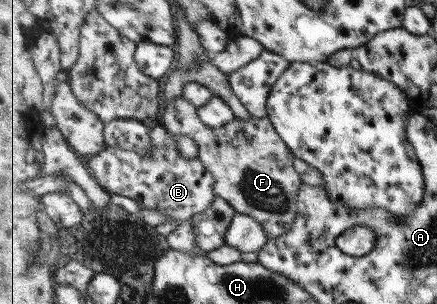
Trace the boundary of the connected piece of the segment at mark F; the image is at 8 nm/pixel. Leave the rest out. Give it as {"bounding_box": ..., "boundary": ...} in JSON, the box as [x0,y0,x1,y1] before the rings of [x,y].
{"bounding_box":[162,97,302,238],"boundary":[[[183,97],[172,101],[162,101],[164,112],[162,114],[163,125],[174,135],[187,135],[198,142],[199,158],[209,168],[216,180],[215,193],[223,196],[238,214],[251,215],[265,228],[266,235],[277,238],[287,234],[294,225],[298,211],[298,196],[301,189],[302,174],[295,166],[295,153],[277,132],[272,120],[266,116],[263,118],[240,119],[235,117],[228,125],[217,128],[208,127],[198,115],[198,107],[194,106]]]}

